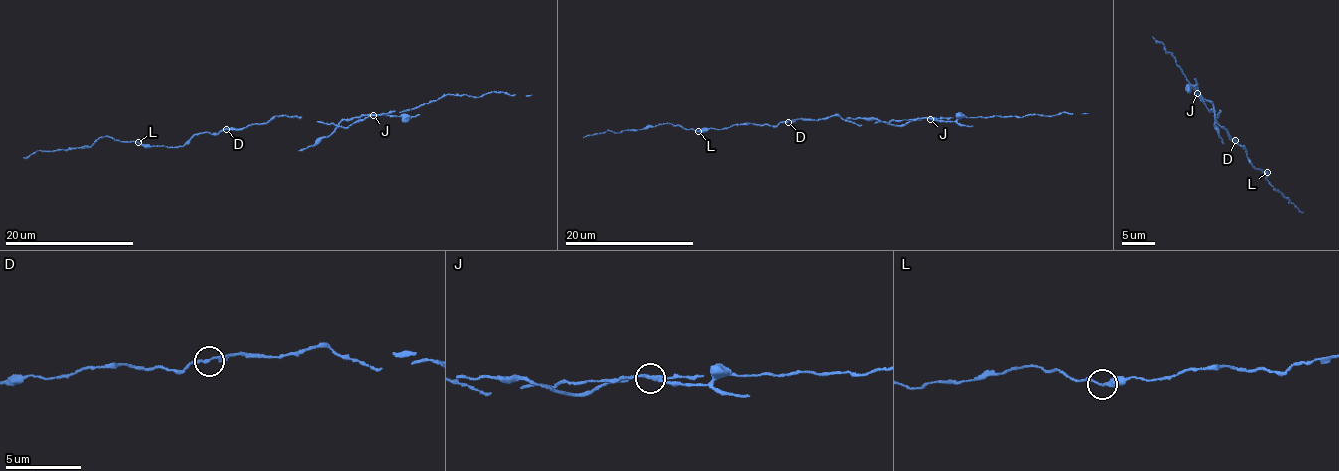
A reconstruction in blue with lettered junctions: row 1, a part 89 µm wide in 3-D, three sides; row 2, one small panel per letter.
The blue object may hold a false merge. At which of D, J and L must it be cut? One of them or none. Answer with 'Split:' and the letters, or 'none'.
Split: J

